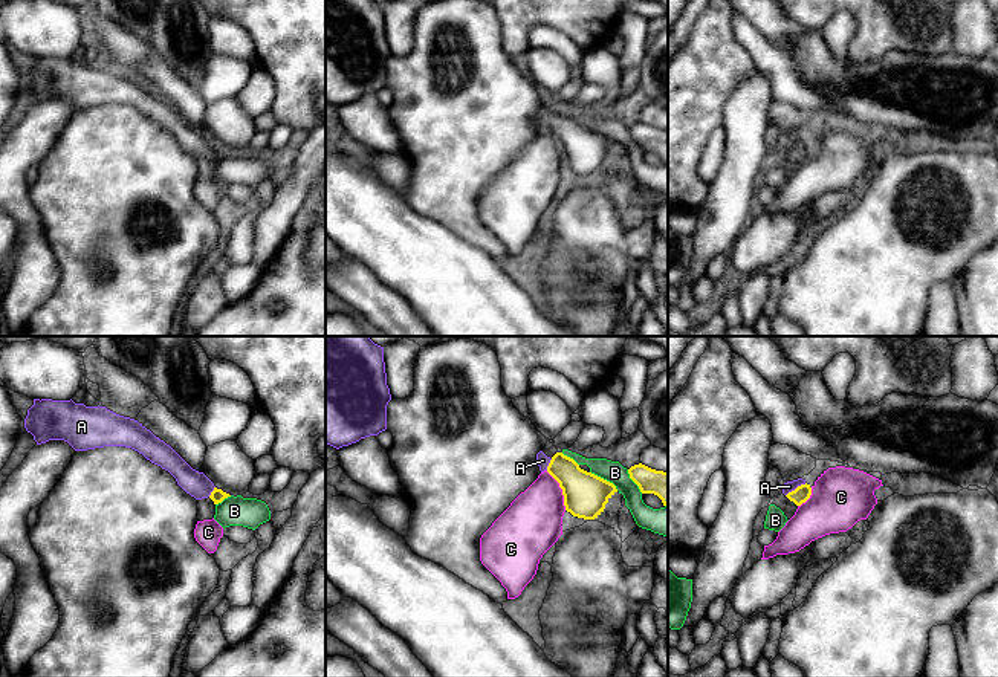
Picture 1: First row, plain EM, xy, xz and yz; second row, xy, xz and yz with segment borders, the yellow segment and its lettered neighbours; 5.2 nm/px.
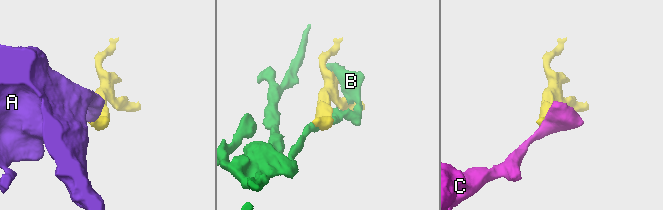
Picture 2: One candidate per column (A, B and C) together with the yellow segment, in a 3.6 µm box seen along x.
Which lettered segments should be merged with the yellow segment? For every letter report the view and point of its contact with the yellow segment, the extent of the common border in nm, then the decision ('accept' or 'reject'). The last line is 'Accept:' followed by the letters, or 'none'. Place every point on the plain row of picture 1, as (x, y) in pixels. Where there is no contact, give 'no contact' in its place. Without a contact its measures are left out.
A: yz (797, 145) | 130 nm | accept
B: xz (602, 136) | 180 nm | reject
C: xz (563, 149) | 240 nm | reject
Accept: A

